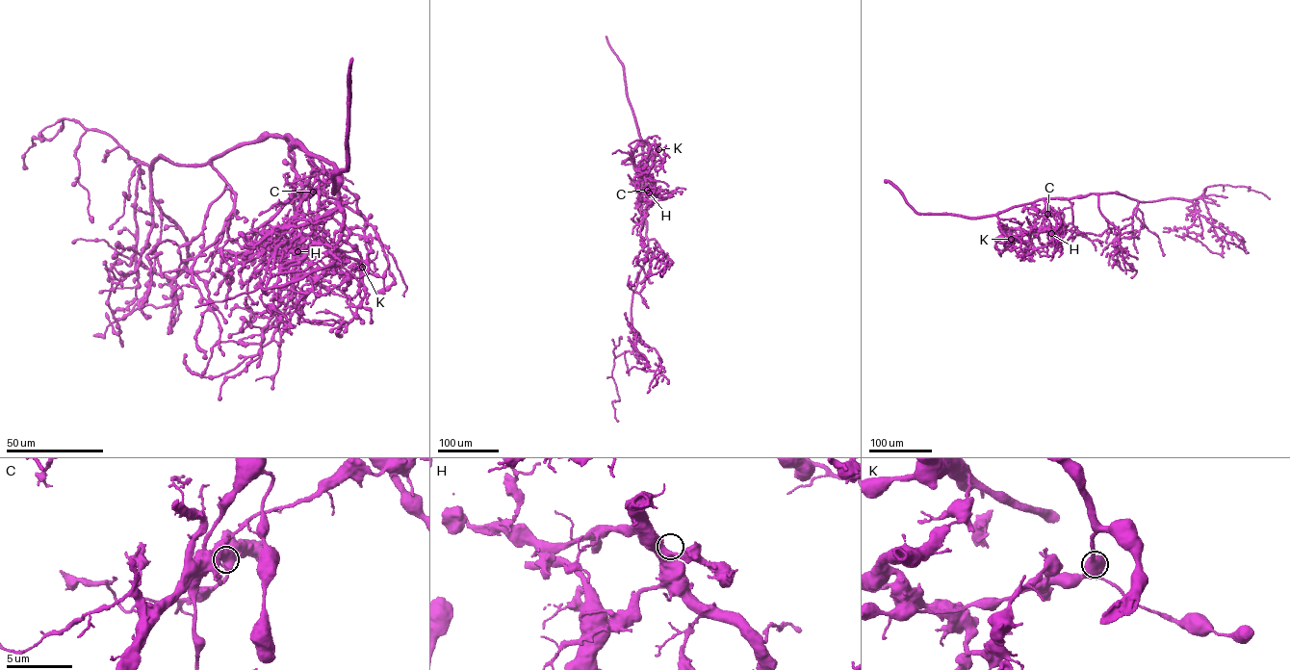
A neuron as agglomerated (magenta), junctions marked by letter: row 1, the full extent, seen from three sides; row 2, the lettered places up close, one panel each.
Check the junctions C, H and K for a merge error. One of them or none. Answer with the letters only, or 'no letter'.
K

